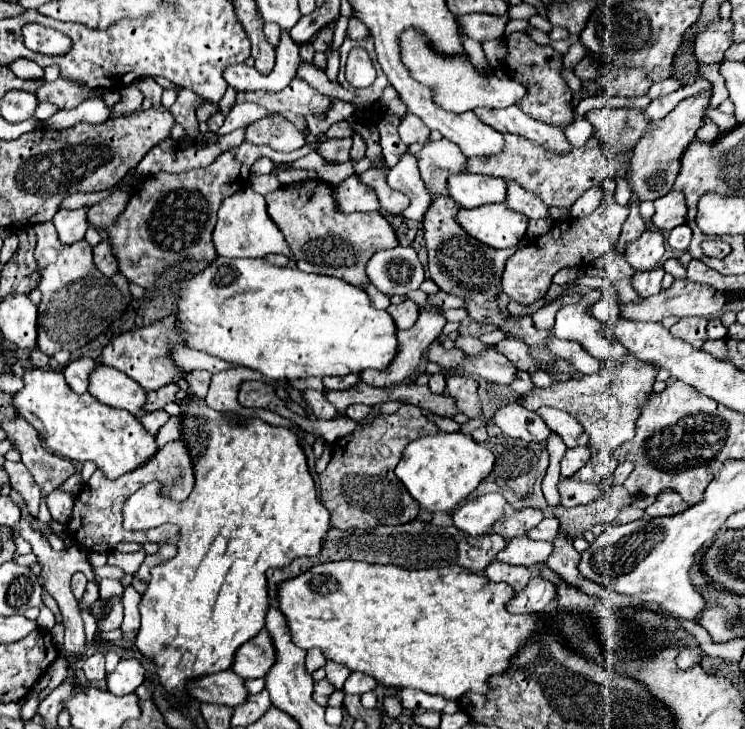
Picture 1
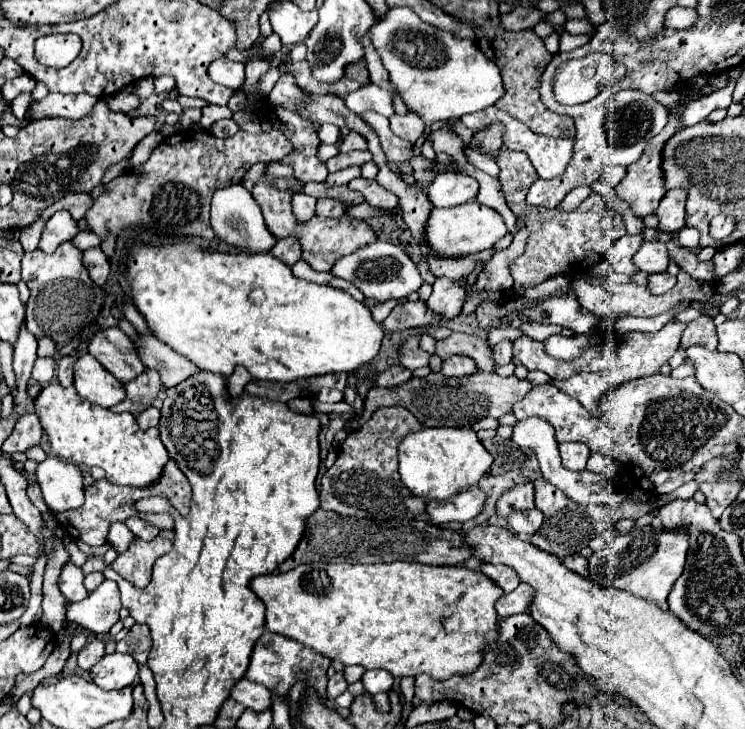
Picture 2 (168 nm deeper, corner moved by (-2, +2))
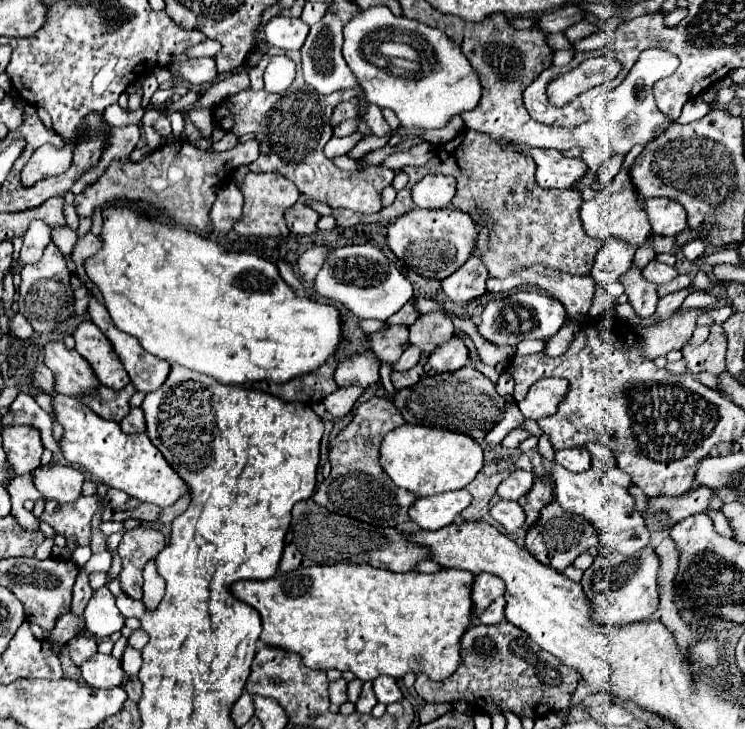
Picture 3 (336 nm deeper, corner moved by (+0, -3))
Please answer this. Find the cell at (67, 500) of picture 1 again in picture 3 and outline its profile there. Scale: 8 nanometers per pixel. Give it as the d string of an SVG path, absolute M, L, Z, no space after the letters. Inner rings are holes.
M38 466L30 472L36 490L60 504L70 504L80 498L84 474L72 466Z

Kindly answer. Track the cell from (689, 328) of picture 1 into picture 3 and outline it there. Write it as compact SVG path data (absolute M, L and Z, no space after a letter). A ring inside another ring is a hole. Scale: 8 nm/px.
M712 324L710 326L710 336L704 344L692 346L686 344L682 348L684 360L688 364L688 372L698 374L698 372L710 372L714 376L722 374L726 370L726 334L722 326Z

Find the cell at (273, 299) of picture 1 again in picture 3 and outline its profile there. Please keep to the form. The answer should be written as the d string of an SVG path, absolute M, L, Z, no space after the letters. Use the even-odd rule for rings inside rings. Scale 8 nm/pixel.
M116 206L104 208L102 216L104 216L104 228L102 228L102 234L100 236L104 240L104 246L102 246L102 250L96 256L92 256L92 258L88 258L84 262L86 274L102 290L104 300L106 300L106 308L108 308L114 324L122 332L138 338L140 344L142 344L142 348L148 350L150 354L154 354L158 358L164 358L164 360L170 360L174 364L182 364L182 366L186 366L190 370L208 374L214 380L218 380L220 384L244 384L244 382L260 382L260 380L284 384L286 380L292 380L292 378L298 378L298 376L304 376L304 374L310 374L310 372L318 370L322 364L326 364L328 358L336 356L338 344L342 340L342 318L340 318L340 310L336 306L332 306L332 304L324 304L324 302L310 300L306 296L298 296L282 280L276 264L272 264L270 260L264 260L264 258L260 258L256 254L230 252L230 250L222 248L220 244L216 244L216 242L212 242L208 238L202 238L202 236L198 236L194 232L188 232L182 226L168 226L168 224L160 224L160 222L148 220L138 210L132 210L132 208L126 208L126 206L122 206L122 208L116 208Z

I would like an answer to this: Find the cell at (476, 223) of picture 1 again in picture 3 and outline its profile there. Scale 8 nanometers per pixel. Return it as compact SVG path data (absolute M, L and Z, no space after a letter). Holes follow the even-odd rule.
M452 206L442 210L412 208L388 226L388 246L392 248L392 252L416 274L438 280L444 280L468 260L476 240L478 226L474 218Z

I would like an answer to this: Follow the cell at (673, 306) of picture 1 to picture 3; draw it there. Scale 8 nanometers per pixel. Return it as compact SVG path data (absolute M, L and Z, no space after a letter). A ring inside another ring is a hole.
M535 264L530 266L530 269L523 269L520 272L511 273L505 279L488 278L488 292L494 292L494 294L500 294L500 292L508 292L518 288L520 285L537 286L542 290L546 290L548 294L552 294L554 298L558 298L568 316L574 318L576 314L588 314L592 302L594 302L594 296L596 296L596 282L592 276L574 276L574 274L564 274L564 272L558 272L552 268Z

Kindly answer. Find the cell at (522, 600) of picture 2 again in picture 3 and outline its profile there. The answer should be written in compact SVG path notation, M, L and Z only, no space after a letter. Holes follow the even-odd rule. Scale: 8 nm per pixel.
M496 598L480 616L482 624L498 624L504 620L504 598Z

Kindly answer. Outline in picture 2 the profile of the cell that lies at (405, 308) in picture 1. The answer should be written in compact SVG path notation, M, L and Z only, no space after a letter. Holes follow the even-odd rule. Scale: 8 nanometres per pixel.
M406 301L404 305L396 305L392 313L384 319L384 329L410 329L410 327L424 327L434 321L432 311L426 307L426 301Z

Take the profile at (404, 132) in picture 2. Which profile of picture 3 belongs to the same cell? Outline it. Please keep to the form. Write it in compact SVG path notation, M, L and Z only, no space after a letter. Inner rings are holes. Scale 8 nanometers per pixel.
M370 104L368 112L366 112L366 122L372 128L374 136L388 136L390 134L390 126L386 124L384 116L380 114L380 108L374 106L374 104Z

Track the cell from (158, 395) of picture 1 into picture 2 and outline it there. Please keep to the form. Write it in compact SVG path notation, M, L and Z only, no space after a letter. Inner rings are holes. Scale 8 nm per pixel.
M142 371L136 379L124 383L126 389L126 399L124 403L118 403L116 407L112 407L112 413L122 413L128 411L132 415L138 415L140 411L144 411L144 407L150 407L152 401L158 397L160 387L160 375L158 371Z

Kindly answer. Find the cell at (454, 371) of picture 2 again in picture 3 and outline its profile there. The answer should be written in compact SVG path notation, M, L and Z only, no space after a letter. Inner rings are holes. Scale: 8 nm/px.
M452 338L450 342L438 346L430 358L428 364L432 366L432 370L436 372L456 372L458 368L464 368L468 362L468 348L458 340Z

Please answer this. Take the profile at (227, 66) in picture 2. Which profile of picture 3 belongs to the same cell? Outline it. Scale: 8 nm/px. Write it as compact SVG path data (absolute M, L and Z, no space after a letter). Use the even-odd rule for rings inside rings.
M192 58L182 66L174 68L172 72L194 86L212 86L214 82L218 82L218 70L214 68L214 58Z

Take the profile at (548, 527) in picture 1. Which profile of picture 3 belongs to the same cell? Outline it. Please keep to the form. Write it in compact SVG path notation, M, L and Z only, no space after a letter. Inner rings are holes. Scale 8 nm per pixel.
M500 500L496 506L492 506L490 516L496 522L500 522L508 534L518 534L526 520L522 506L518 502L510 502L510 500Z

